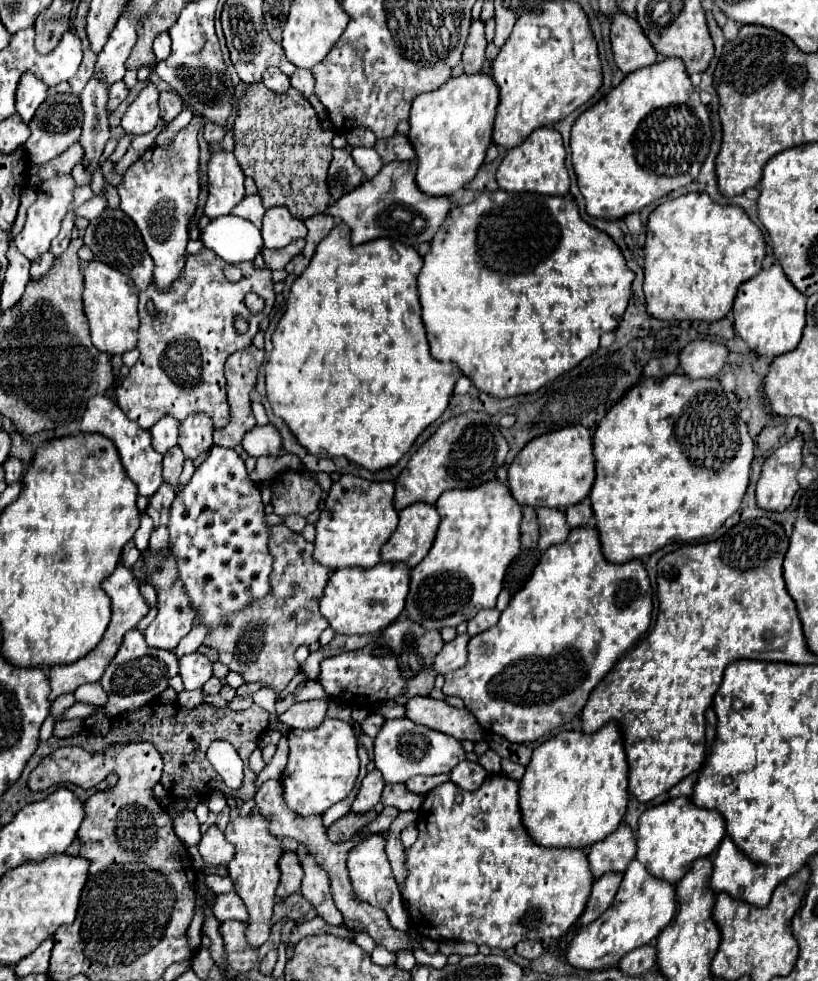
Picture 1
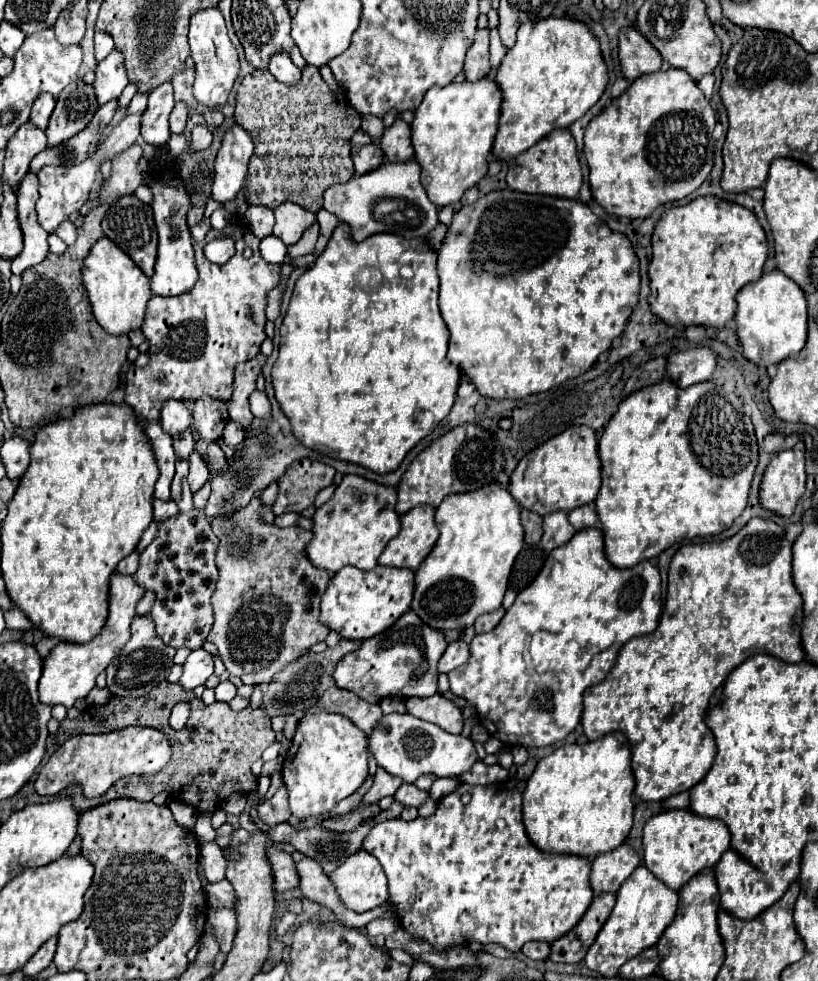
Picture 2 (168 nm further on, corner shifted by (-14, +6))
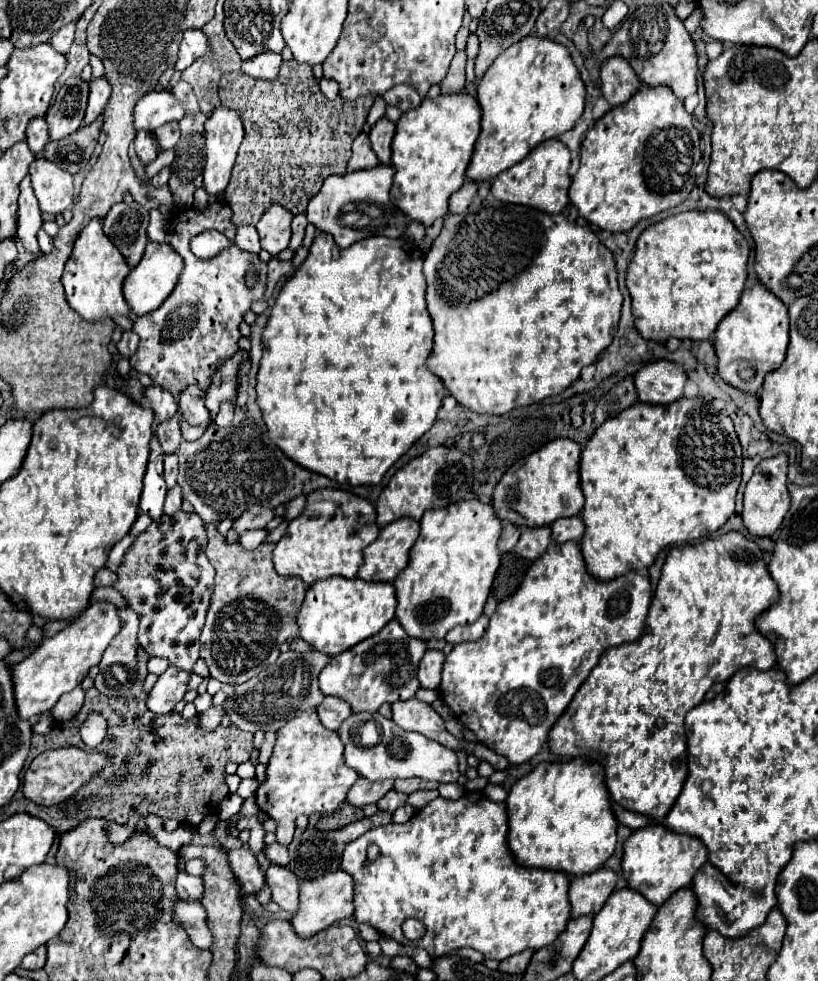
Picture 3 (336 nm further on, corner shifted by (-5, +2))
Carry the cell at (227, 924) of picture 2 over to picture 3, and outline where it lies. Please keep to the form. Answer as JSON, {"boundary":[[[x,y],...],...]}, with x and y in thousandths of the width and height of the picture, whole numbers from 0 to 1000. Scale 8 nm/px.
{"boundary":[[[224,919],[216,922],[216,938],[221,938],[221,942],[226,942],[226,948],[233,956],[233,960],[246,966],[246,968],[256,968],[260,962],[260,952],[253,940],[253,930],[248,926],[246,919]]]}

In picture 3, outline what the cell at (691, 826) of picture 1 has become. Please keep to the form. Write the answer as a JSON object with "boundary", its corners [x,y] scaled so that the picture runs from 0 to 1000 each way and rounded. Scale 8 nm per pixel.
{"boundary":[[[793,840],[776,846],[764,858],[762,893],[771,905],[784,909],[793,919],[808,924],[823,909],[845,901],[847,893],[864,879],[864,862],[842,850],[818,848],[811,840]]]}

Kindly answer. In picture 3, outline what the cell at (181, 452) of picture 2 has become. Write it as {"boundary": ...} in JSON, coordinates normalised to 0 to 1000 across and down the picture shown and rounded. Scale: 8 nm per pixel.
{"boundary":[[[216,424],[211,428],[204,428],[202,432],[194,432],[192,434],[192,446],[197,451],[197,457],[202,463],[214,463],[224,444],[221,444],[221,438],[219,438],[219,428]]]}

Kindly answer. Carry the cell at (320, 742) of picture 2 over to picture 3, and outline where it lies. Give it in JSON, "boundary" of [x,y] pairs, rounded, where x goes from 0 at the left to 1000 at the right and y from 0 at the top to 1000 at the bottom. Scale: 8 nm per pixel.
{"boundary":[[[380,722],[363,728],[339,744],[334,771],[326,779],[326,795],[314,805],[314,820],[329,834],[339,836],[339,858],[353,860],[366,830],[407,828],[422,818],[422,811],[436,793],[439,789],[419,777],[414,748],[392,740],[388,724]]]}

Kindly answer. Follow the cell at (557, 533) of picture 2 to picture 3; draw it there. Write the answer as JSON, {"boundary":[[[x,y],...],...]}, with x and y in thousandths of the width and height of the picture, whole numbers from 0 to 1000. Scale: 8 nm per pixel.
{"boundary":[[[656,536],[656,538],[639,538],[637,550],[632,552],[630,563],[644,571],[656,571],[674,552],[674,538]]]}

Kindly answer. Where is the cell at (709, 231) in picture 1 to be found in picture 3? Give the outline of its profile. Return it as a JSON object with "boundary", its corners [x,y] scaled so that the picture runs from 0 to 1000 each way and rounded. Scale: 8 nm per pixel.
{"boundary":[[[845,214],[845,216],[833,216],[833,218],[825,218],[825,220],[818,220],[803,228],[796,228],[786,234],[786,239],[781,241],[779,245],[779,251],[776,251],[776,259],[774,259],[774,265],[769,269],[769,275],[767,275],[767,296],[774,304],[774,322],[776,322],[776,332],[779,336],[784,338],[786,345],[791,347],[815,347],[820,343],[835,347],[835,345],[845,345],[845,347],[867,347],[872,340],[874,340],[874,334],[877,330],[901,312],[903,308],[903,302],[911,294],[911,285],[913,285],[913,265],[916,265],[916,249],[911,247],[908,239],[896,230],[896,226],[881,218],[881,216],[855,216],[855,214]]]}

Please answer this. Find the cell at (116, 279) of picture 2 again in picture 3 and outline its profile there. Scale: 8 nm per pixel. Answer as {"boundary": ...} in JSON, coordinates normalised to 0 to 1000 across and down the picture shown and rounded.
{"boundary":[[[119,222],[109,226],[97,239],[75,283],[84,312],[106,328],[121,328],[126,324],[138,324],[138,322],[158,322],[160,314],[155,312],[150,302],[150,285],[158,277],[160,275],[155,273],[155,267],[148,261],[148,257],[126,239],[123,224]]]}

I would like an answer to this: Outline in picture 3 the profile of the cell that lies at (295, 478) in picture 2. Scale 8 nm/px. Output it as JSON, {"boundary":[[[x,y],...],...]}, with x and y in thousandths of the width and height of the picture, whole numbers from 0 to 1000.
{"boundary":[[[309,516],[304,520],[300,520],[285,534],[285,538],[297,544],[300,540],[309,540],[309,538],[324,538],[331,530],[336,528],[336,520],[329,516]]]}

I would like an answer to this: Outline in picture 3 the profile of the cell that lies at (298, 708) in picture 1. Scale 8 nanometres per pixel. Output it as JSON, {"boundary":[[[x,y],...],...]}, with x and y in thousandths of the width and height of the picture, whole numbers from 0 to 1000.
{"boundary":[[[397,709],[397,714],[390,718],[388,726],[390,726],[392,738],[402,744],[414,744],[414,740],[432,728],[429,720],[412,709]]]}

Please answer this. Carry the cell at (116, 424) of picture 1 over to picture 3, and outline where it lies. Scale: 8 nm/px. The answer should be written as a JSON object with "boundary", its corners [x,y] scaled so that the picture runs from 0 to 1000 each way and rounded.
{"boundary":[[[192,444],[185,446],[185,463],[182,463],[182,473],[175,489],[175,504],[172,504],[172,514],[170,520],[175,524],[182,524],[185,528],[197,528],[199,526],[199,512],[204,504],[204,495],[199,489],[199,467],[202,463],[197,461],[197,453]]]}

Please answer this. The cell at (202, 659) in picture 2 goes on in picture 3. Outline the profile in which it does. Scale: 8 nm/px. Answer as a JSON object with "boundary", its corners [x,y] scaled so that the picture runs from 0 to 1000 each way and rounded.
{"boundary":[[[207,679],[194,689],[187,703],[182,705],[182,714],[180,714],[182,724],[187,724],[189,728],[209,726],[214,722],[214,718],[219,714],[224,714],[226,705],[231,703],[231,691],[233,691],[233,685]]]}

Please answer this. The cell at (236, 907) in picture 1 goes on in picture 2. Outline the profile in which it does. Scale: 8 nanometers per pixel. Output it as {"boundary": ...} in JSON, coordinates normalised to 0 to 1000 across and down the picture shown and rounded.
{"boundary":[[[269,897],[264,901],[252,901],[249,909],[252,909],[254,924],[259,924],[259,926],[286,926],[289,913],[286,913],[286,905],[279,897]]]}

